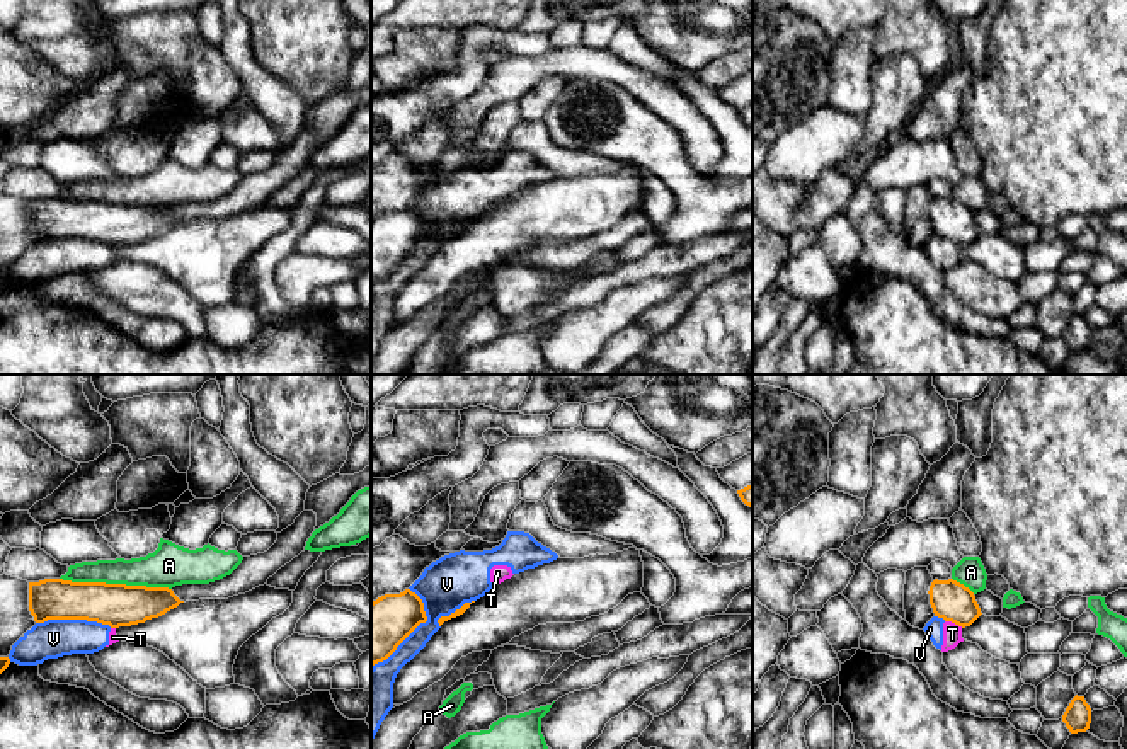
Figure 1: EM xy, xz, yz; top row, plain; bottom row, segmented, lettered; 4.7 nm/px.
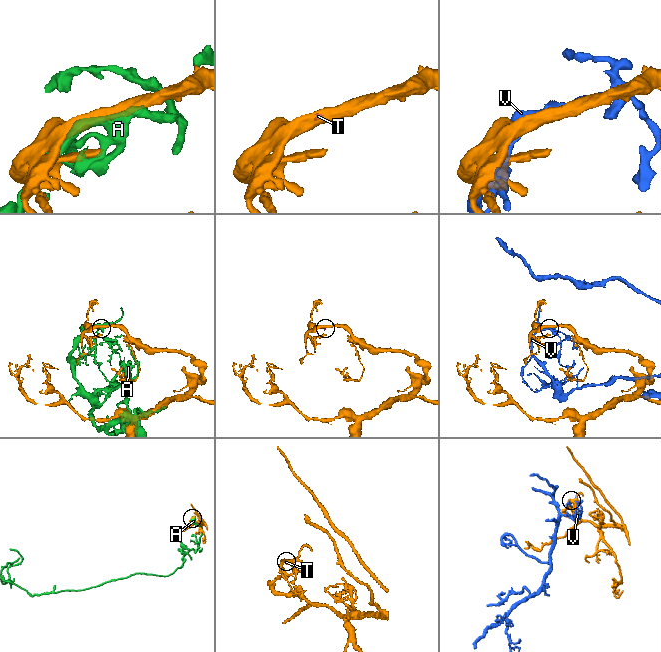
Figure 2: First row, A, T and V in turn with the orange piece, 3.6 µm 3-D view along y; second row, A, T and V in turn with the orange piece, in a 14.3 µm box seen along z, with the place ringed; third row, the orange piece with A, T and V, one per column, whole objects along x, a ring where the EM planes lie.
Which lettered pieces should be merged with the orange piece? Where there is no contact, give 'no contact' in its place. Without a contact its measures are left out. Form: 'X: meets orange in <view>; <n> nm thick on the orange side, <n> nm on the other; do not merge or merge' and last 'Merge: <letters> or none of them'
A: meets orange in xy; 200 nm thick on the orange side, 190 nm on the other; do not merge
T: meets orange in yz; 190 nm thick on the orange side, 100 nm on the other; do not merge
V: meets orange in xz; 280 nm thick on the orange side, 240 nm on the other; do not merge
Merge: none of them

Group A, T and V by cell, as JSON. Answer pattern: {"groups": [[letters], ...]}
{"groups": [["A"], ["T", "V"]]}

